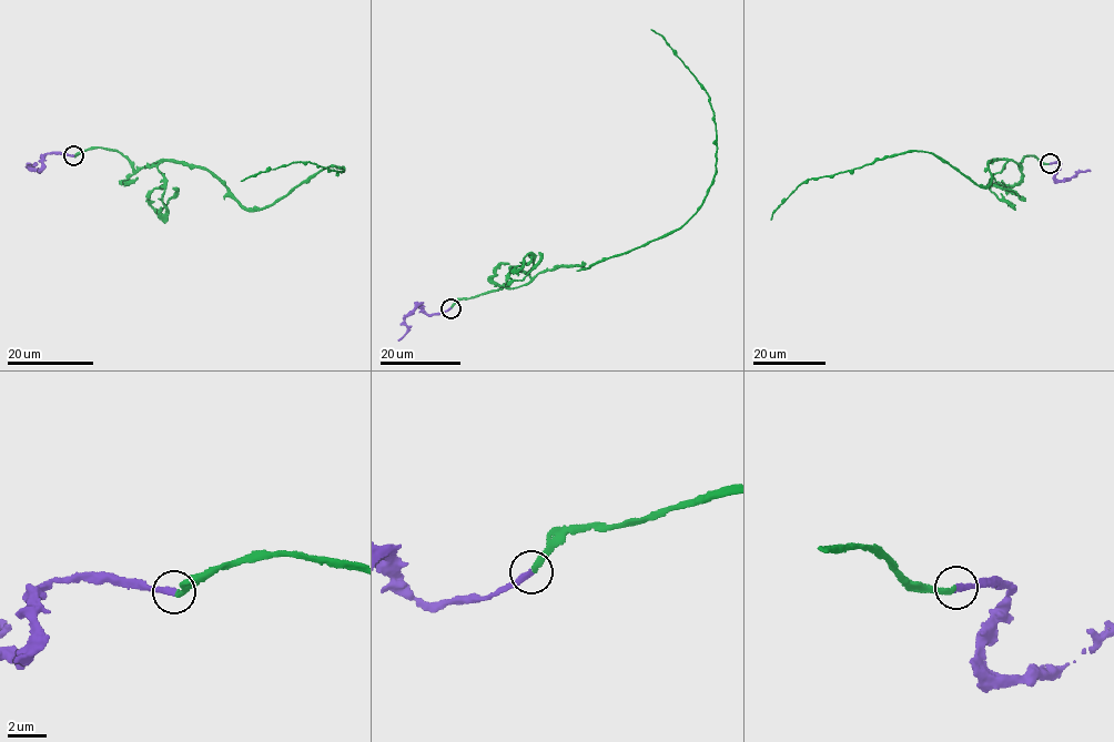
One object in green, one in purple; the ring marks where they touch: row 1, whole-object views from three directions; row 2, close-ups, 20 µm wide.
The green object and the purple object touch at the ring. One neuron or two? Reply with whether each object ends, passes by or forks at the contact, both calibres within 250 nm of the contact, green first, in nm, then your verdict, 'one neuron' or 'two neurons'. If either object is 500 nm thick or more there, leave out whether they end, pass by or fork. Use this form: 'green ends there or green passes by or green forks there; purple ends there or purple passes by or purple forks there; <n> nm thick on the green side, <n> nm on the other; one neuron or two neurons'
green ends there; purple ends there; 240 nm thick on the green side, 320 nm on the other; one neuron

